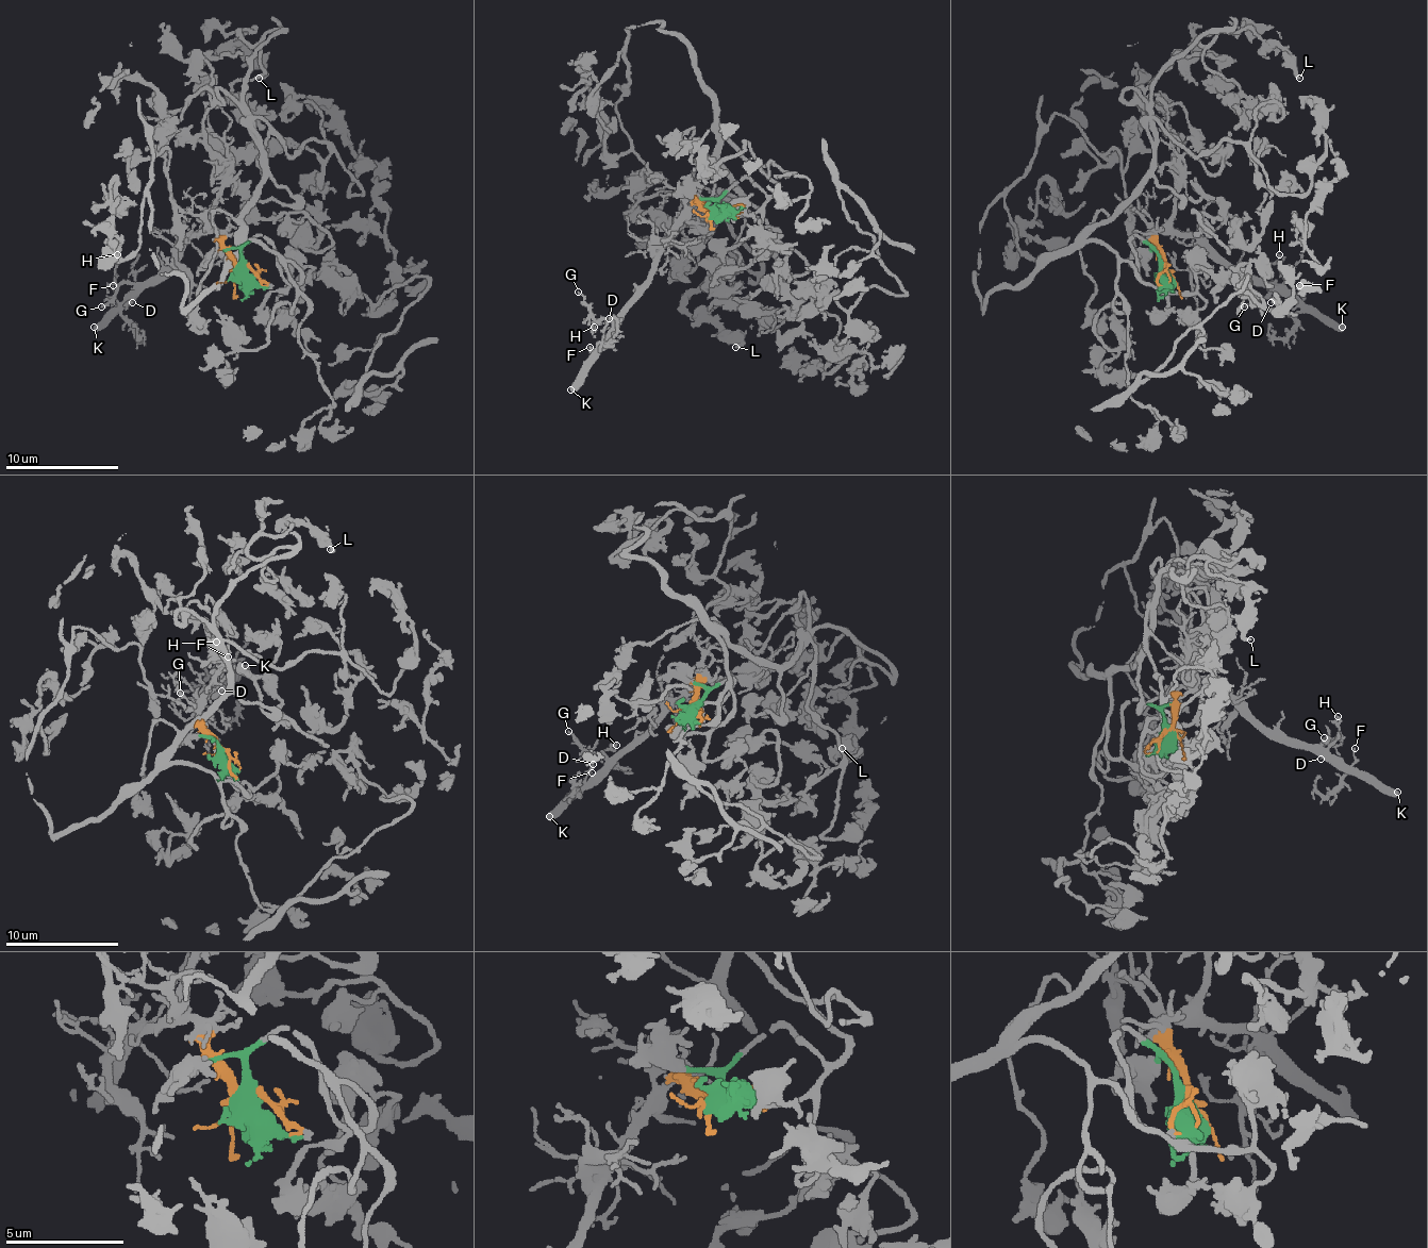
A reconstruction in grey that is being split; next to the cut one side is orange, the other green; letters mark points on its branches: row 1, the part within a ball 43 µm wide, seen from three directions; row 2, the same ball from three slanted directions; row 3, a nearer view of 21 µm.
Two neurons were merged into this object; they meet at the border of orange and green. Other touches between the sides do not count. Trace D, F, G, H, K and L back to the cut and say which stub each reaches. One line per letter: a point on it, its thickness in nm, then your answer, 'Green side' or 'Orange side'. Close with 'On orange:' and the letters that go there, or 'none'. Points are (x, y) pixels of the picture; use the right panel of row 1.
D: Place: (1271, 302). Thickness 140 nm. Orange side
F: Place: (1299, 285). Thickness 100 nm. Orange side
G: Place: (1244, 306). Thickness 120 nm. Orange side
H: Place: (1279, 254). Thickness 180 nm. Orange side
K: Place: (1342, 327). Thickness 480 nm. Orange side
L: Place: (1299, 78). Thickness 220 nm. Green side
On orange: D, F, G, H, K

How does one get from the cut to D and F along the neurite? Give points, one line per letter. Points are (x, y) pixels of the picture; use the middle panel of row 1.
D: (712, 214), (695, 205), (681, 222), (621, 325), (604, 342), (604, 331), (610, 319)
F: (712, 214), (695, 205), (681, 222), (624, 319), (593, 350), (590, 348)

